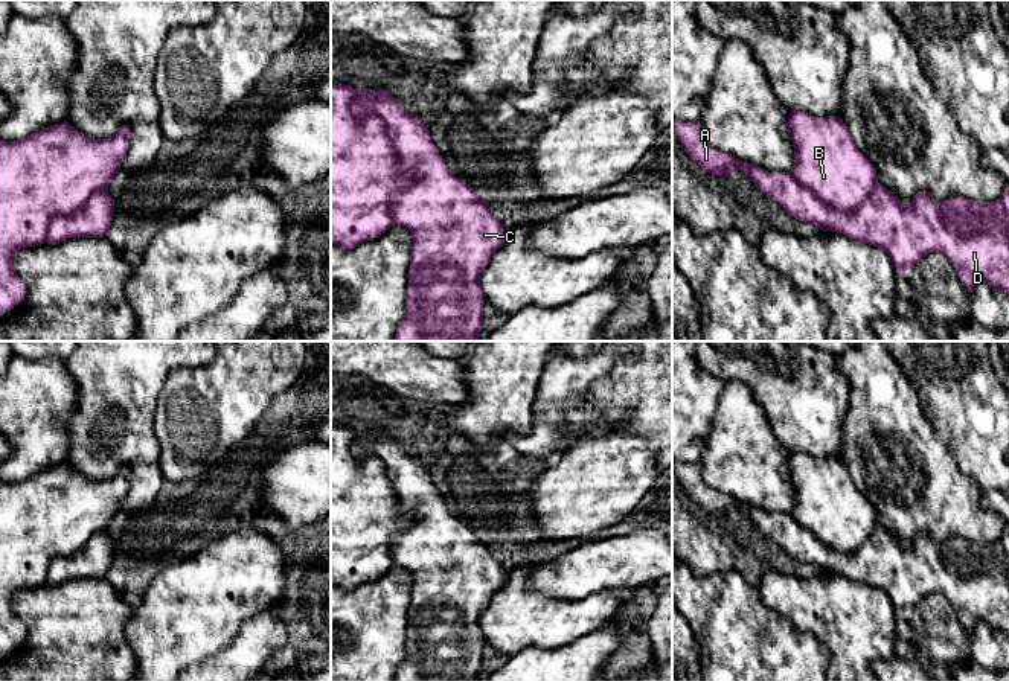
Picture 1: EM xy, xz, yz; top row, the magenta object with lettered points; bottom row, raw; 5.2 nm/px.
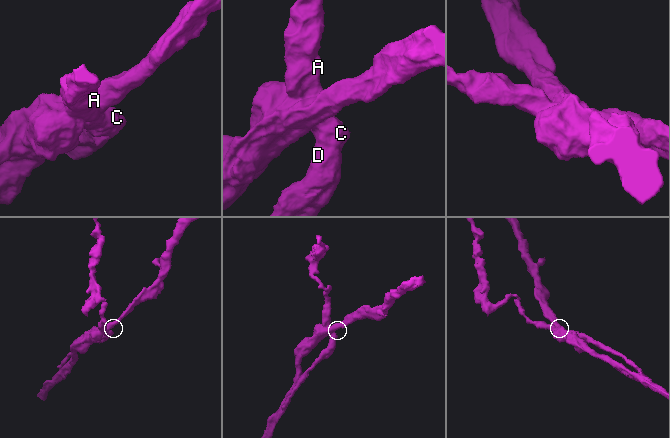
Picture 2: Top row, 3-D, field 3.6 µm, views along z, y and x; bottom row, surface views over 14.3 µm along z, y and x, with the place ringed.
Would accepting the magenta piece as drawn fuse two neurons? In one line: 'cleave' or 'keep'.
cleave

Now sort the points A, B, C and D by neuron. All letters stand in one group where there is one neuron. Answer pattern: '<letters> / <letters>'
A C D / B

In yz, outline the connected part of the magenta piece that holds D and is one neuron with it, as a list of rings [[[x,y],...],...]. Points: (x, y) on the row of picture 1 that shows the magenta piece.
[[[672,119],[672,134],[684,146],[690,160],[704,172],[729,177],[733,171],[744,171],[756,187],[793,218],[815,224],[823,232],[843,233],[849,239],[886,251],[899,273],[915,268],[928,253],[940,251],[954,265],[968,291],[972,293],[977,280],[983,279],[994,291],[1009,294],[1009,192],[991,203],[963,197],[937,201],[930,192],[921,192],[908,204],[904,204],[892,190],[876,183],[857,209],[844,212],[812,195],[791,172],[768,172],[712,148],[703,137],[700,122]]]

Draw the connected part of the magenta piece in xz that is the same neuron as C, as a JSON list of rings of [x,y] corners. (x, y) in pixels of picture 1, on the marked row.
[[[348,87],[355,93],[354,113],[361,120],[367,116],[376,116],[383,120],[401,169],[415,175],[413,183],[405,190],[395,193],[390,204],[393,221],[408,229],[413,238],[405,315],[396,329],[395,341],[480,341],[485,294],[479,279],[492,254],[506,244],[508,230],[491,213],[489,201],[480,198],[447,168],[421,116],[408,113],[404,104],[387,90]]]

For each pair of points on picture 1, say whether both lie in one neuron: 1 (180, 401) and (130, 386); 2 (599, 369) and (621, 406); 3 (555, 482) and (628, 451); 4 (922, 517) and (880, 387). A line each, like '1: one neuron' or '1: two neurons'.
1: two neurons
2: two neurons
3: one neuron
4: one neuron

